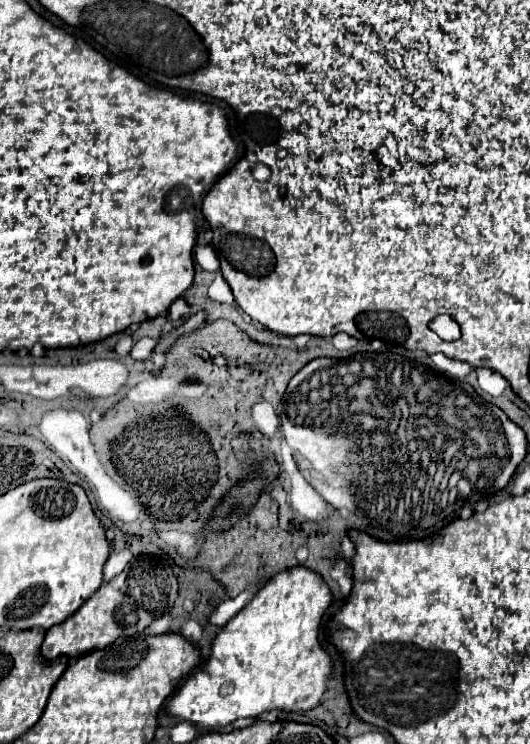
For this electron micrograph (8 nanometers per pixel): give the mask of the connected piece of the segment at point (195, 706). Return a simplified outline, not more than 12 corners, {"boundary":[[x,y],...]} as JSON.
{"boundary":[[275,574],[169,702],[197,728],[319,706],[333,594]]}

